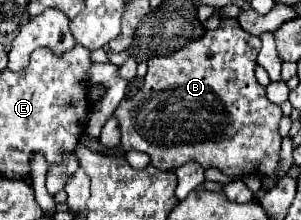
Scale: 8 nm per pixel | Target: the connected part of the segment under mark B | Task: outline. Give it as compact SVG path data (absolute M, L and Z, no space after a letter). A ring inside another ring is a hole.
M222 18L216 30L208 30L202 38L188 42L184 48L166 56L150 58L142 88L132 98L122 100L114 110L122 152L146 152L152 158L152 166L158 170L172 170L194 160L204 170L218 168L230 176L260 172L272 178L280 158L282 138L278 134L278 122L282 110L266 98L266 88L256 82L254 68L260 46L260 38L244 32L234 18Z

